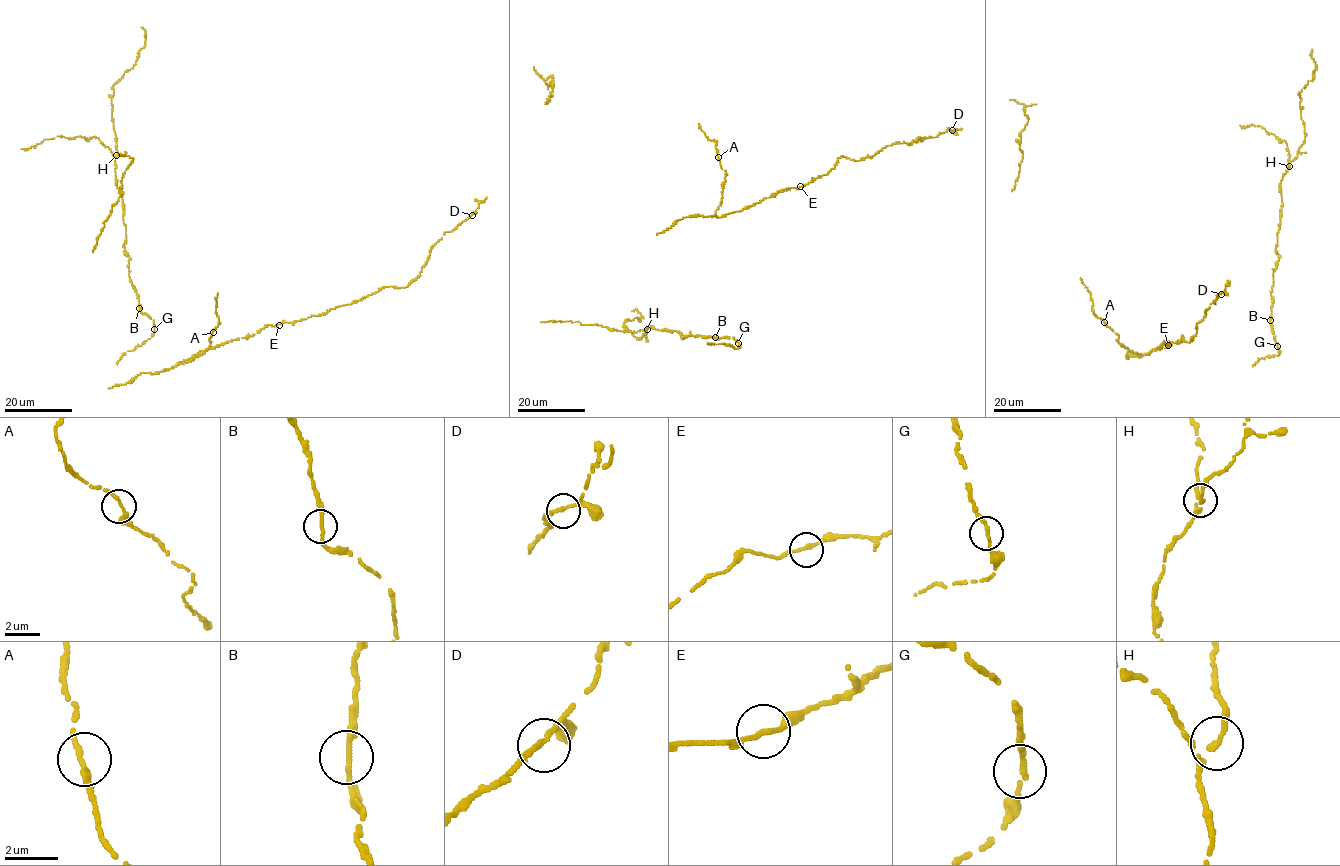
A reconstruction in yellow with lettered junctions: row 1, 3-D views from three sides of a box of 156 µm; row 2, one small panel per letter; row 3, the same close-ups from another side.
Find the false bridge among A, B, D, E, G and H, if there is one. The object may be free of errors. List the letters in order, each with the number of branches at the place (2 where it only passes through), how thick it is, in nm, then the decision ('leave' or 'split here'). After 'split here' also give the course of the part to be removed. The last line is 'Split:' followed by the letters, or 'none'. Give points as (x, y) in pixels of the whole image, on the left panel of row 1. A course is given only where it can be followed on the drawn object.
A: 2 | 200 nm | leave
B: 2 | 220 nm | leave
D: 2 | 200 nm | leave
E: 2 | 190 nm | leave
G: 2 | 190 nm | leave
H: 2 | 180 nm | leave
Split: none

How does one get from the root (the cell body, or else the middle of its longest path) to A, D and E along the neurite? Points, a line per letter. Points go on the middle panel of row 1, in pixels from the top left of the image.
A: (726, 216), (717, 217), (715, 214), (727, 174), (718, 157)
D: (726, 216), (827, 174), (841, 156), (864, 159), (894, 143), (911, 144), (918, 137), (922, 141), (952, 130)
E: (726, 216), (779, 191), (800, 186)

